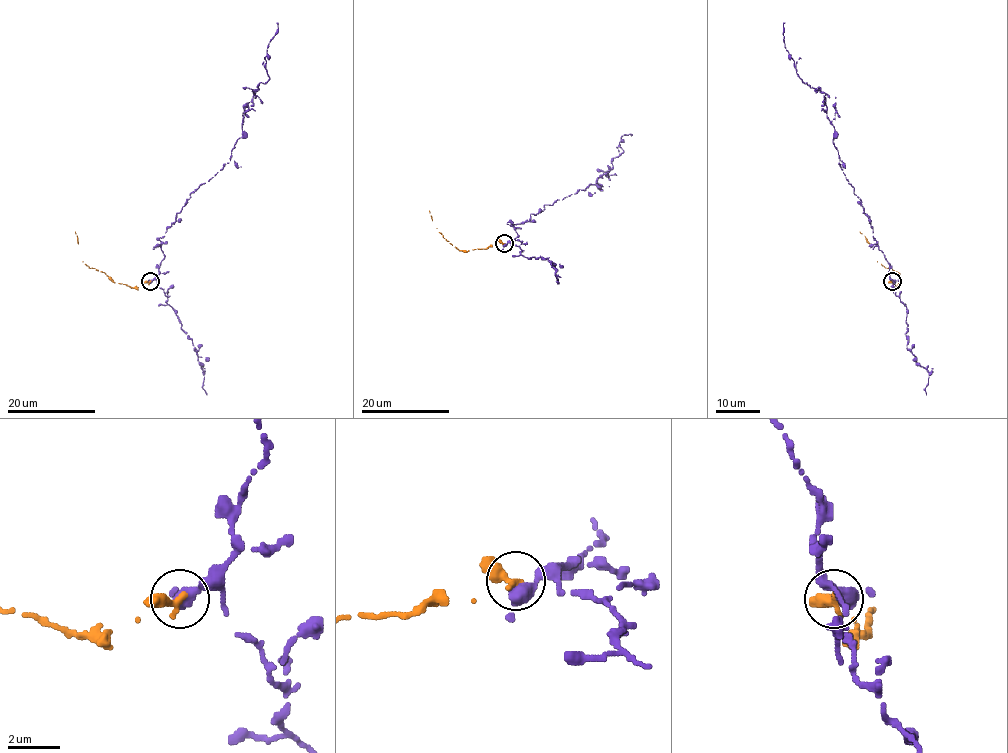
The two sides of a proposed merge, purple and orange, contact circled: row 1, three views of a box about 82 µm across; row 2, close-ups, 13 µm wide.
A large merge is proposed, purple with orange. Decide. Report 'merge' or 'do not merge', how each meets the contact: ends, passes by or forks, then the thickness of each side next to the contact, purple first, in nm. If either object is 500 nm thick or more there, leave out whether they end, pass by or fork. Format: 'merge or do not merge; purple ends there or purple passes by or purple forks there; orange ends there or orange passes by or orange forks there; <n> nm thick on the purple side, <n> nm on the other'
do not merge; purple passes by; orange ends there; 400 nm thick on the purple side, 360 nm on the other

